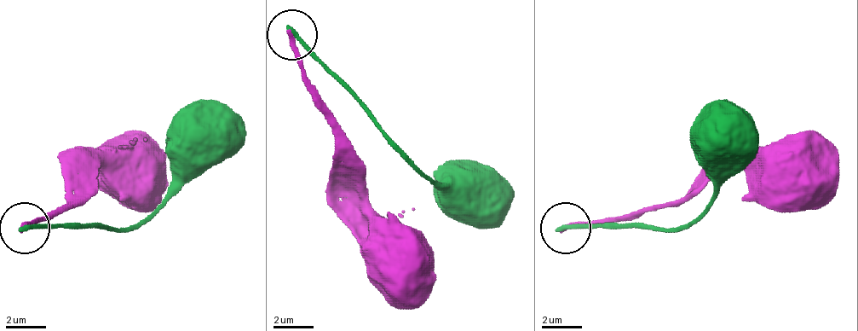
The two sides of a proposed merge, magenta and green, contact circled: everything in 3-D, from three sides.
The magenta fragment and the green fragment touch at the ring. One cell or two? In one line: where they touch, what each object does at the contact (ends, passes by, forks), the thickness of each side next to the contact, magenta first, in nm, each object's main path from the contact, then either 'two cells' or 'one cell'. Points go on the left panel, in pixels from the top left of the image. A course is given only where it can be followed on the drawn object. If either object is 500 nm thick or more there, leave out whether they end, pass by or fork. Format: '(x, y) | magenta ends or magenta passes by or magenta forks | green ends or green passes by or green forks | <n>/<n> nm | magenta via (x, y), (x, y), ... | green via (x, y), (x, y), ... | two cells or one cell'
(24, 228) | magenta ends | green ends | 240/240 nm | magenta via (23, 229), (68, 204), (99, 164), (103, 168), (134, 173) | green via (23, 229), (134, 229), (164, 199), (194, 159), (199, 133) | two cells

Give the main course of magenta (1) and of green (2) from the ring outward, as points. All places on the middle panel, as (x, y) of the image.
1: (290, 36), (336, 152), (366, 202), (371, 253), (401, 263)
2: (290, 36), (432, 182), (462, 177), (467, 188)

